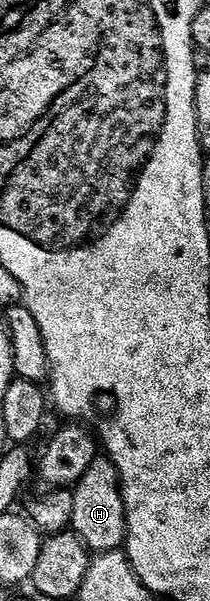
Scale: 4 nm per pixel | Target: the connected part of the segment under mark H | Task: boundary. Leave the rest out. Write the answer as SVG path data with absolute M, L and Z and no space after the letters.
M98 456L73 487L76 508L72 512L72 530L95 555L123 549L126 541L126 505L122 499L122 487L114 490L114 482L121 482L118 469L109 458Z

